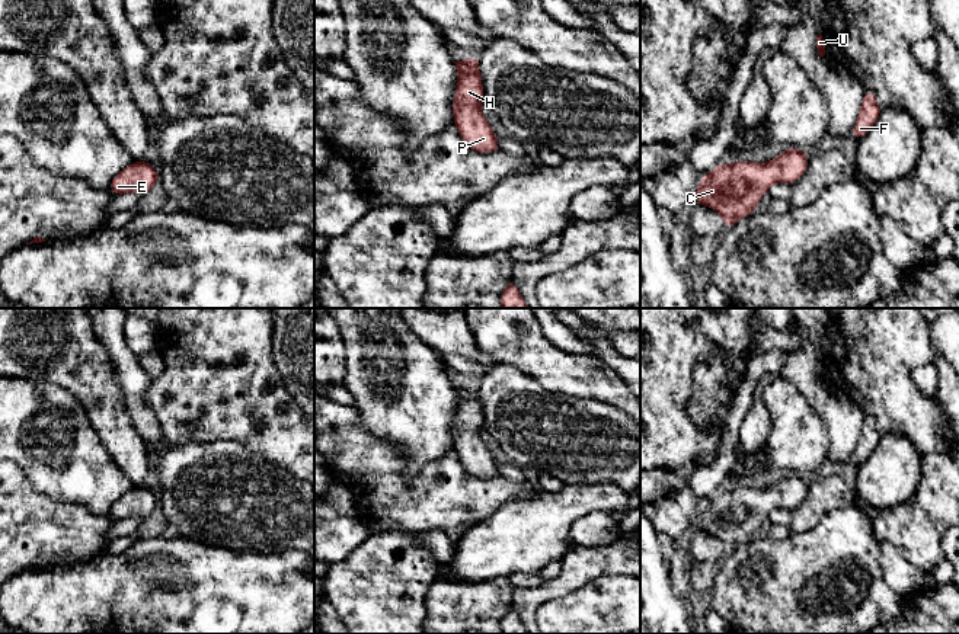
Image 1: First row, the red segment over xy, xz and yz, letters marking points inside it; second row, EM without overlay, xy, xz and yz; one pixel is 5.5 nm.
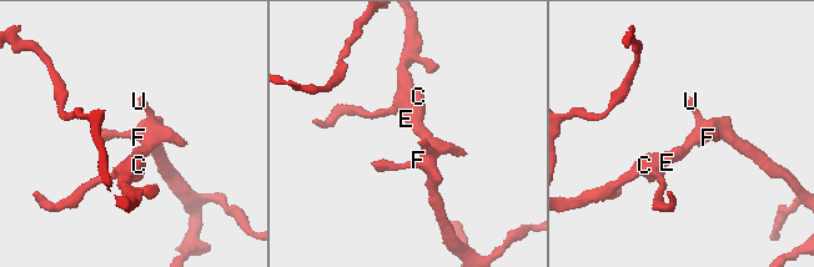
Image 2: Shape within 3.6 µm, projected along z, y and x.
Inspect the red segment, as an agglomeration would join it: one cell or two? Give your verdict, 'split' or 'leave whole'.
leave whole

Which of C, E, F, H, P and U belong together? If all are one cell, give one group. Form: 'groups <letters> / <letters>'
groups C E F H P U

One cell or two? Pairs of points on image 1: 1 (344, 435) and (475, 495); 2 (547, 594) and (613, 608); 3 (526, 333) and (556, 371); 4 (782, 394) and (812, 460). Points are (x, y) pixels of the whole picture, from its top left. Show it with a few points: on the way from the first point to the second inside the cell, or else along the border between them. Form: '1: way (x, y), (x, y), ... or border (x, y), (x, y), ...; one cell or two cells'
1: way (376, 467), (403, 495), (443, 495); one cell
2: border (593, 579), (562, 596), (543, 602), (536, 617); two cells
3: way (527, 342), (547, 362); one cell
4: way (789, 410), (798, 432), (798, 444); one cell

